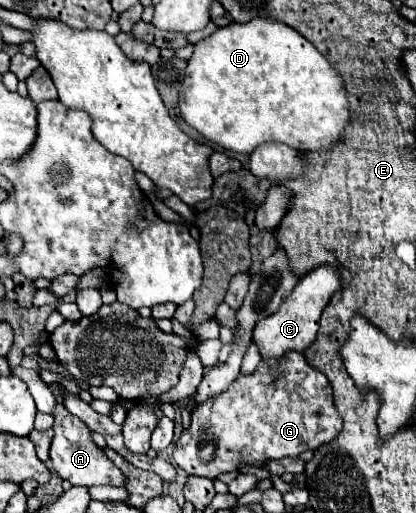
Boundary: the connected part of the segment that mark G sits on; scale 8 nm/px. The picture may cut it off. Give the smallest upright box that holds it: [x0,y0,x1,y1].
[181,352,341,480]

